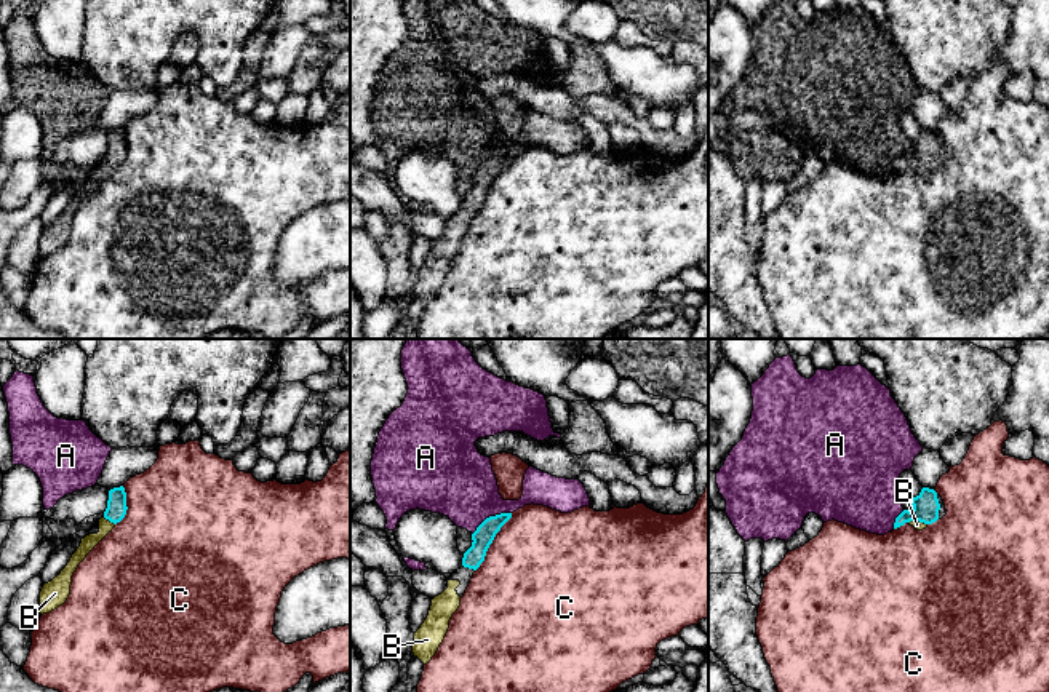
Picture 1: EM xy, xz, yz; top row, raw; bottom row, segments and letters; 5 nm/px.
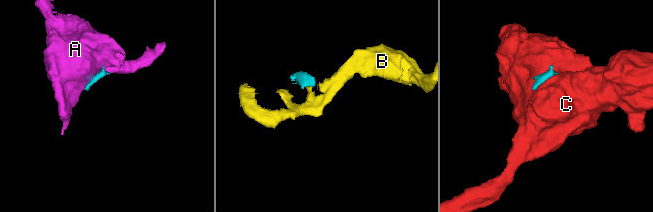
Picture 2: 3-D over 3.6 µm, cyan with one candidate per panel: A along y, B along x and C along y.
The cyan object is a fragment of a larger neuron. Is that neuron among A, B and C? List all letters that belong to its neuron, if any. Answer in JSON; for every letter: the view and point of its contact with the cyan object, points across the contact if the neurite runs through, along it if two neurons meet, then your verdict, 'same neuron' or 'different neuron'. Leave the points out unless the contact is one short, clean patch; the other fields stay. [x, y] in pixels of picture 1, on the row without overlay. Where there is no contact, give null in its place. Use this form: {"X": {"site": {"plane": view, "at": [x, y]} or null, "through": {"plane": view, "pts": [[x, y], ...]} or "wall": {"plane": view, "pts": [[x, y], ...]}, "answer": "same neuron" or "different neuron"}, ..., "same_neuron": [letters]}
{"A": {"site": {"plane": "xz", "at": [490, 159]}, "answer": "different neuron"}, "B": {"site": {"plane": "xy", "at": [109, 162]}, "through": {"plane": "xy", "pts": [[115, 152], [109, 162], [106, 168]]}, "answer": "same neuron"}, "C": {"site": {"plane": "xz", "at": [491, 184]}, "answer": "different neuron"}, "same_neuron": ["B"]}

